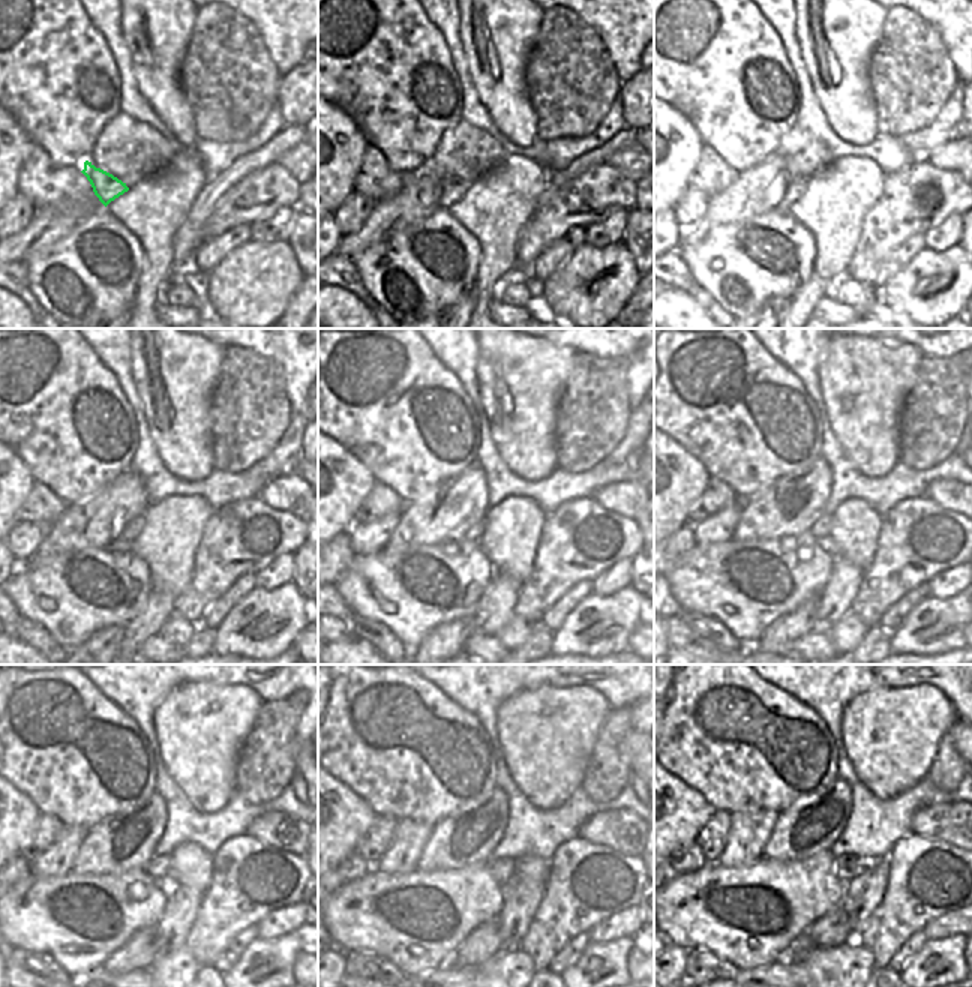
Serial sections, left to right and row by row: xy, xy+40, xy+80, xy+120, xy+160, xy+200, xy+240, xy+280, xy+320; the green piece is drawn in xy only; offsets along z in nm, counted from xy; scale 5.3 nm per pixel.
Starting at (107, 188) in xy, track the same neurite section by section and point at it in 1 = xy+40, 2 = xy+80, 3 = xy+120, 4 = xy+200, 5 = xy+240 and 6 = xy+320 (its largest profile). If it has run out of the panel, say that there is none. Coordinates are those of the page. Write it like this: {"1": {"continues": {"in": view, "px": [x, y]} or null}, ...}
{"1": {"continues": {"in": "xy+40", "px": [452, 188]}}, "2": {"continues": {"in": "xy+80", "px": [794, 191]}}, "3": {"continues": {"in": "xy+120", "px": [134, 528]}}, "4": {"continues": {"in": "xy+200", "px": [821, 528]}}, "5": {"continues": {"in": "xy+240", "px": [158, 866]}}, "6": {"continues": {"in": "xy+320", "px": [846, 867]}}}

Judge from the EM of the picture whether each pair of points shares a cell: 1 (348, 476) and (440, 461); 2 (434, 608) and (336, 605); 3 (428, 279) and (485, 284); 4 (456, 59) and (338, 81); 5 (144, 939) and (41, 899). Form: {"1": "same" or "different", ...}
{"1": "different", "2": "different", "3": "different", "4": "different", "5": "different"}

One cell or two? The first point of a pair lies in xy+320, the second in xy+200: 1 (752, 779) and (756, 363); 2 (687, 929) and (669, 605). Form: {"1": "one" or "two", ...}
{"1": "one", "2": "two"}

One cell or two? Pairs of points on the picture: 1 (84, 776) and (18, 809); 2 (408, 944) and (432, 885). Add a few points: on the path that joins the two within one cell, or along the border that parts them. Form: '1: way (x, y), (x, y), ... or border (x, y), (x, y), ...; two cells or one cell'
1: border (15, 788), (39, 812); two cells
2: way (396, 926), (420, 902), (420, 891); one cell

